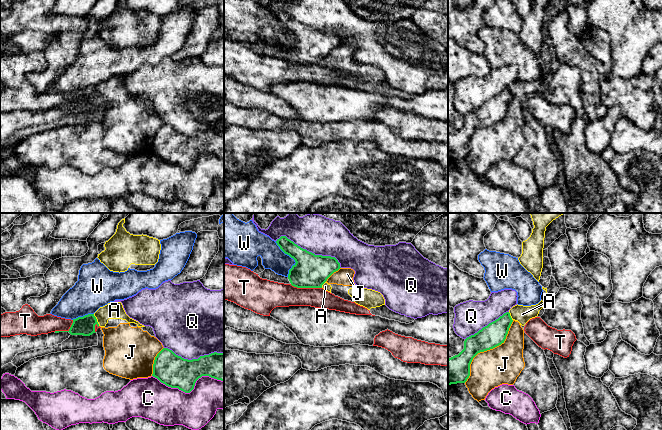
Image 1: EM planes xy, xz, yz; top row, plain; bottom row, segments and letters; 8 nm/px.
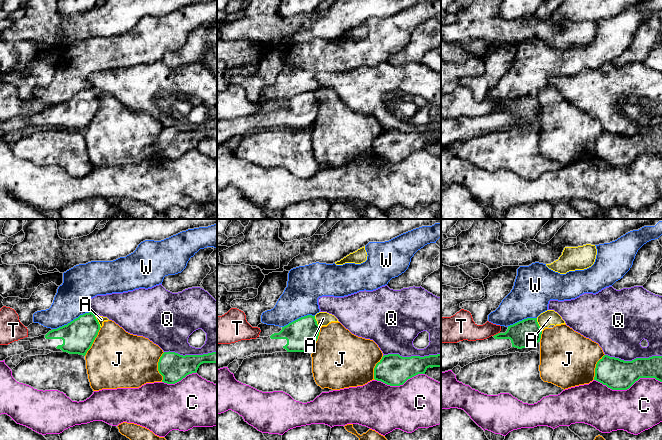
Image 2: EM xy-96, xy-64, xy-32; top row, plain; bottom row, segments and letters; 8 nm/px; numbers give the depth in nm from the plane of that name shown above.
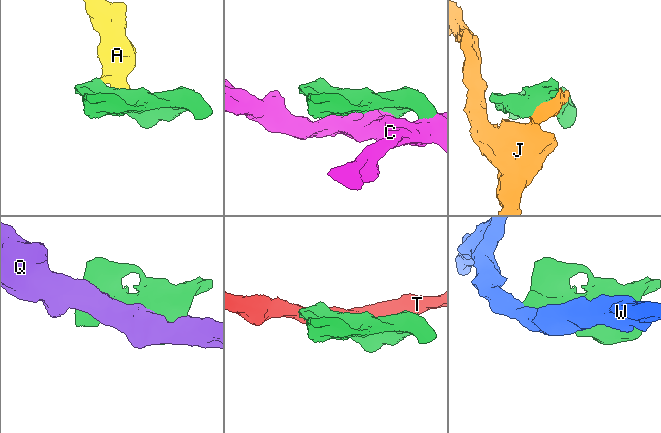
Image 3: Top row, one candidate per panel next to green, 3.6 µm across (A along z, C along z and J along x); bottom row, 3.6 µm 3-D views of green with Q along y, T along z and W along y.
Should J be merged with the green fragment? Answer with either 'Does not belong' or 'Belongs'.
Does not belong

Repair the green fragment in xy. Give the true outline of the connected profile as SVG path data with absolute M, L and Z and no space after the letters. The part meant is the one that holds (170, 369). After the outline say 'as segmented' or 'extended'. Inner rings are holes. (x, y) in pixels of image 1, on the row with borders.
M163 348L155 357L152 376L168 387L190 393L202 376L224 381L224 353L214 352L188 360Z | as segmented

